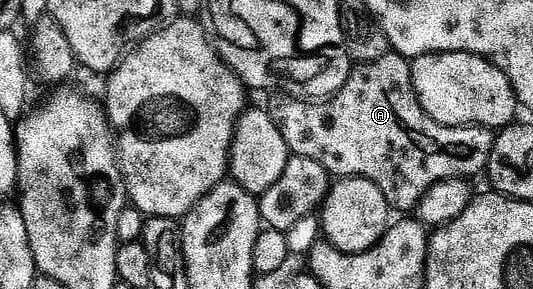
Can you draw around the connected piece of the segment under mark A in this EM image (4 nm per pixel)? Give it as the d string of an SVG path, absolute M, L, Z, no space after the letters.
M389 51L378 59L373 61L365 61L357 64L349 75L346 84L339 91L327 99L284 99L277 109L274 109L276 118L276 126L282 131L282 135L286 139L289 150L297 157L305 157L306 159L314 159L318 163L322 163L322 167L326 167L329 174L335 175L337 178L346 177L365 177L370 179L384 193L384 198L388 200L389 206L393 210L396 209L412 209L415 210L419 206L420 200L426 195L426 191L430 191L430 187L434 187L434 183L442 183L451 177L463 177L465 179L475 178L475 173L483 174L488 168L488 160L492 154L492 143L494 140L493 130L483 127L473 127L470 125L459 125L458 127L450 127L438 123L434 119L430 119L430 115L426 115L426 111L420 105L420 99L416 96L414 87L412 86L412 66L409 58L400 56L395 51Z

